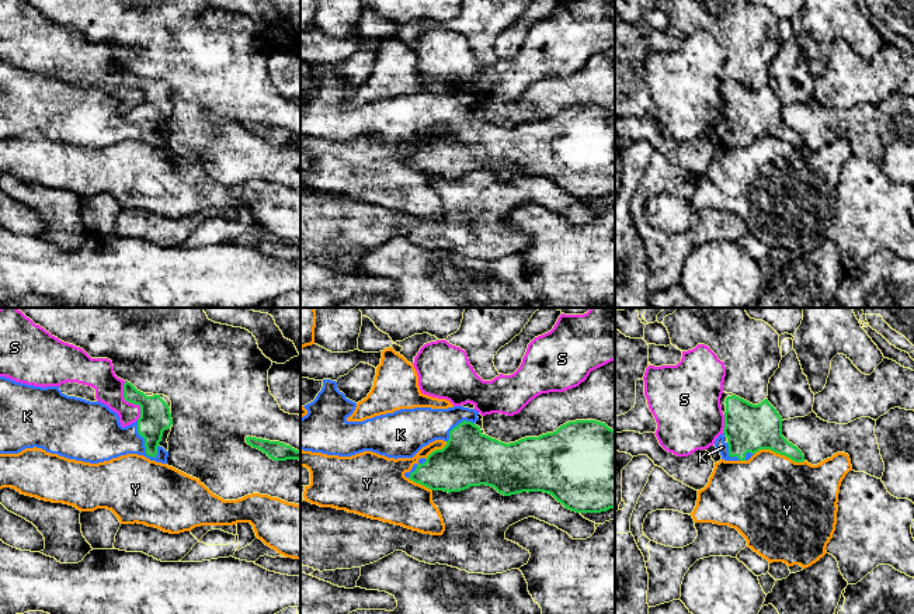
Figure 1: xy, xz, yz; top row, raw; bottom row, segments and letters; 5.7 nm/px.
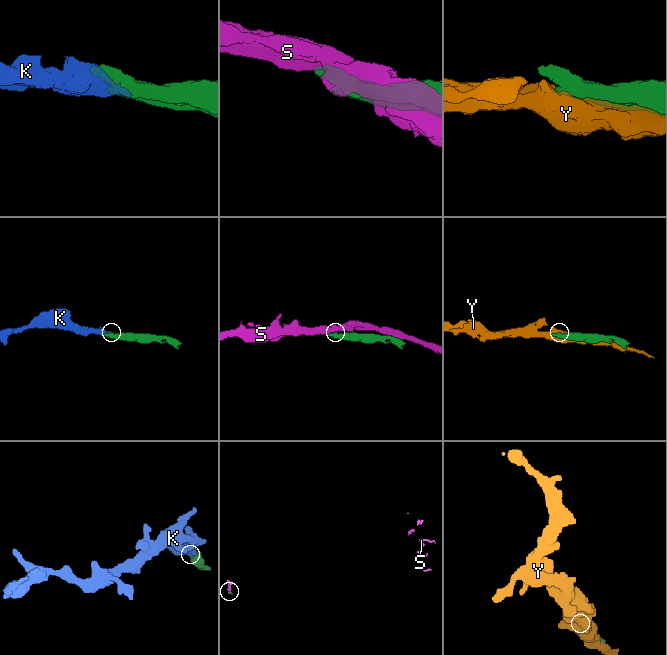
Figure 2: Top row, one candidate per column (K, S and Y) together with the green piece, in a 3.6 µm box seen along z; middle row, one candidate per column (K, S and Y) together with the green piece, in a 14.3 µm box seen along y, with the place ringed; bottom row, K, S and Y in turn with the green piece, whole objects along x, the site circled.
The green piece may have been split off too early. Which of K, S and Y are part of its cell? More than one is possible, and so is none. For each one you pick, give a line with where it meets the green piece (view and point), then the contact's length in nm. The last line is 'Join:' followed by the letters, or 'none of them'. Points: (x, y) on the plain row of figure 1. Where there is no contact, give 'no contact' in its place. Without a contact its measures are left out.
K: xy (145, 127) | 240 nm
Join: K

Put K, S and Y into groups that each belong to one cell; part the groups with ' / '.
K / S / Y

